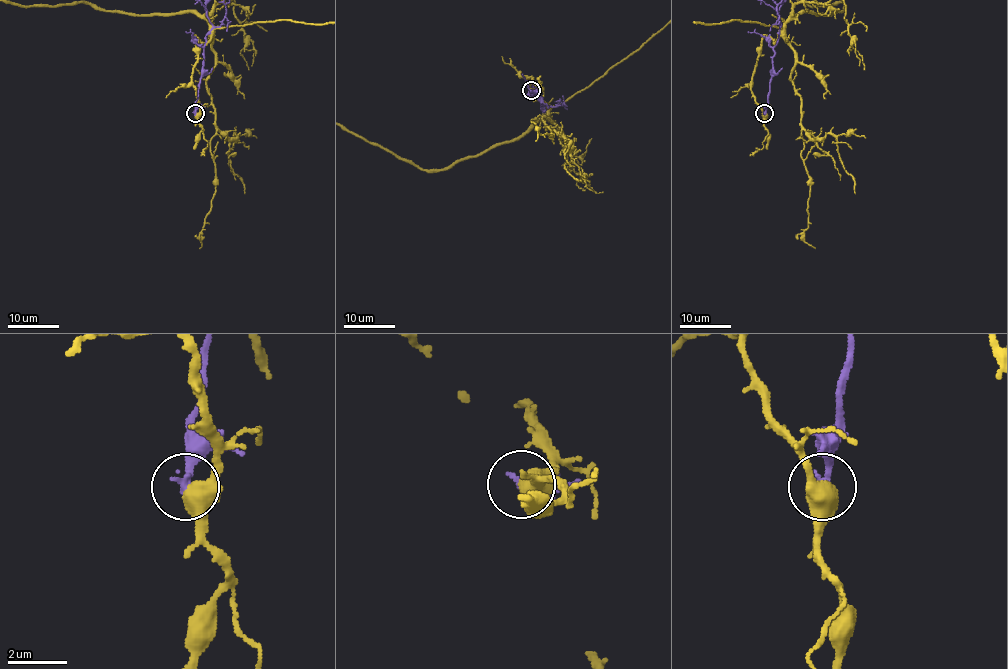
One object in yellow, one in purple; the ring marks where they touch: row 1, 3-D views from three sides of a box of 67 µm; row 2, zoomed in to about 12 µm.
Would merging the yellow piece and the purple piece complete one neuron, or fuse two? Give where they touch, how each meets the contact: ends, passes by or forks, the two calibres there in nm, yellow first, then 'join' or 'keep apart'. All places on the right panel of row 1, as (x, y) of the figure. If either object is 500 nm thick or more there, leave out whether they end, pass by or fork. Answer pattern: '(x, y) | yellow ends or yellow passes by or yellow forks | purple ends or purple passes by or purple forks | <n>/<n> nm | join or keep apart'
(764, 113) | yellow passes by | purple ends | 480/280 nm | keep apart

